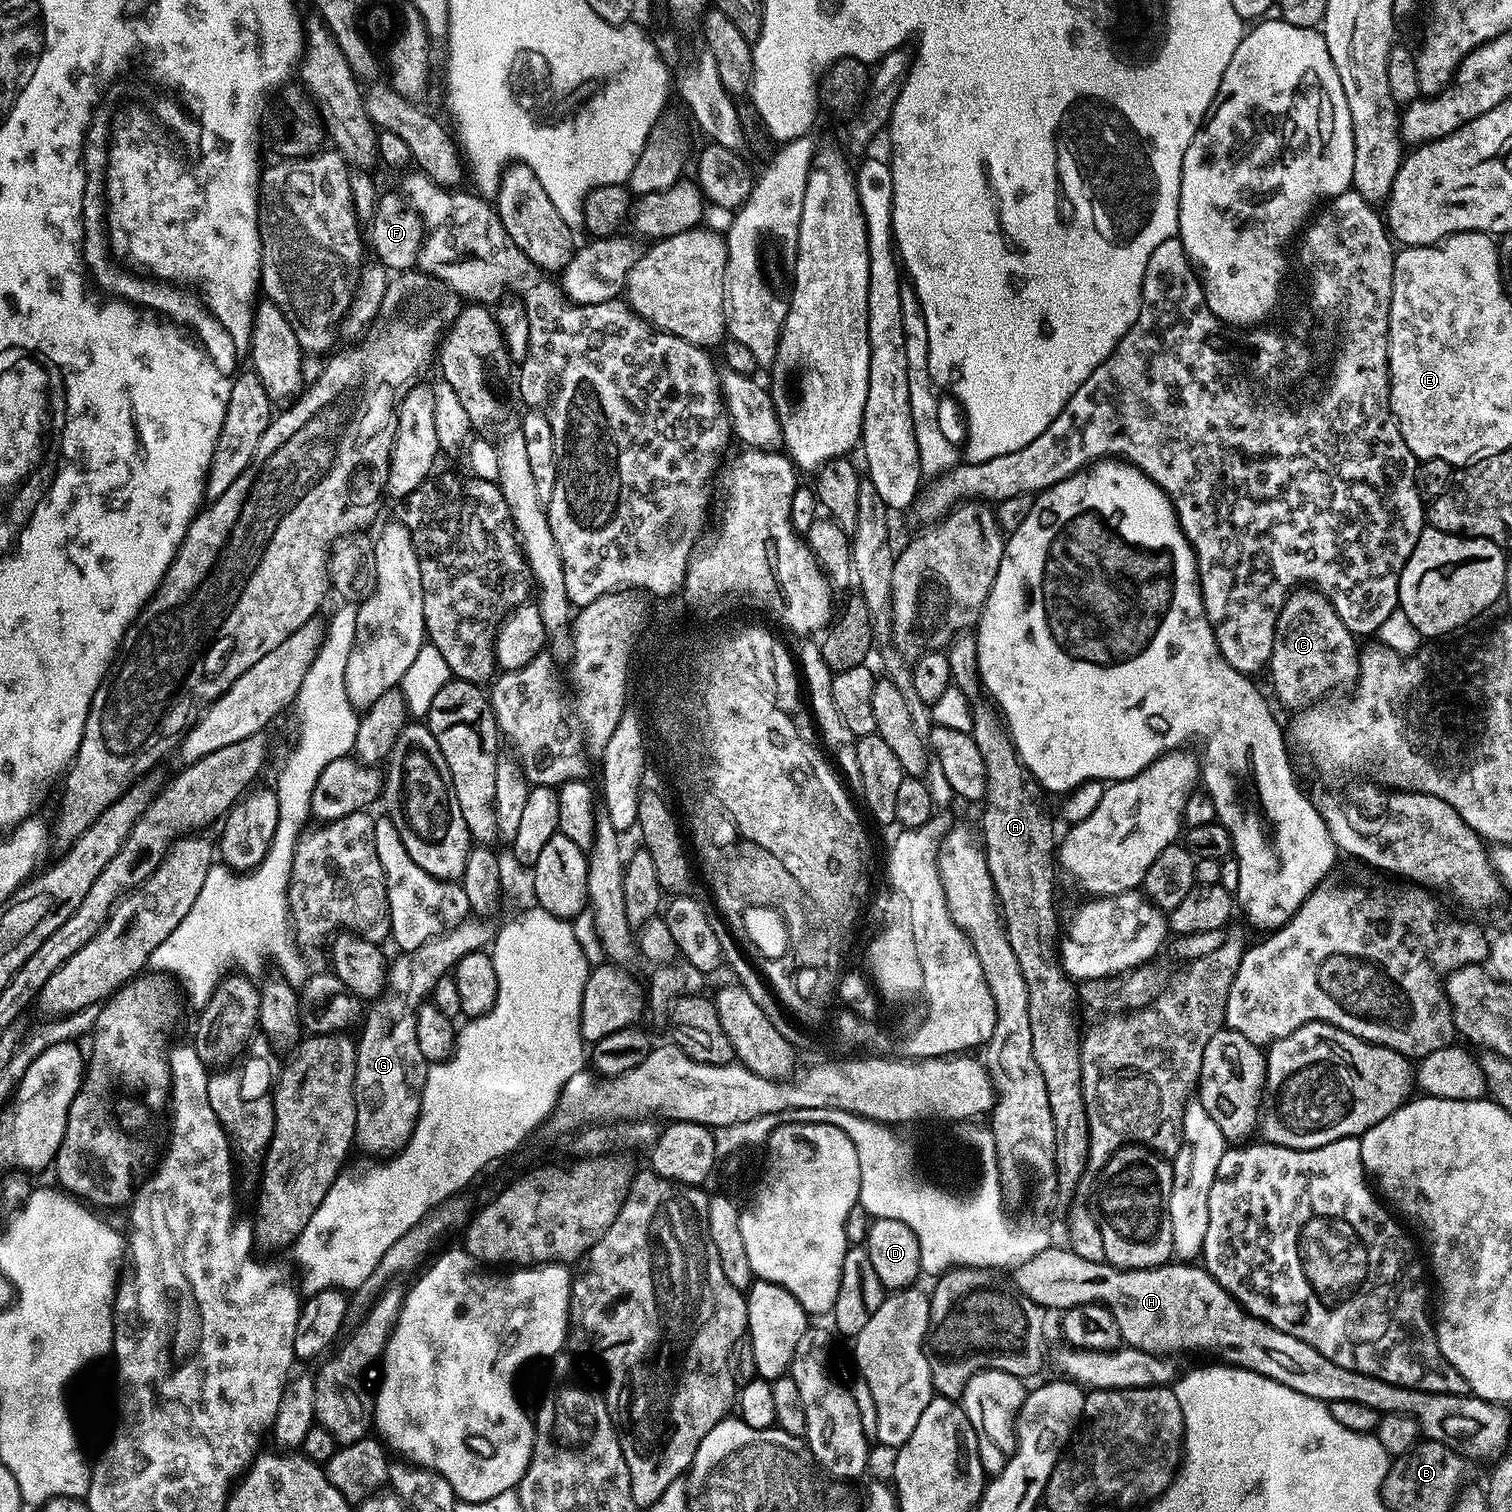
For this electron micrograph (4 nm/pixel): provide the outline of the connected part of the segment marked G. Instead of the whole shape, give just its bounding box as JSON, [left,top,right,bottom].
[352,918,493,1154]

